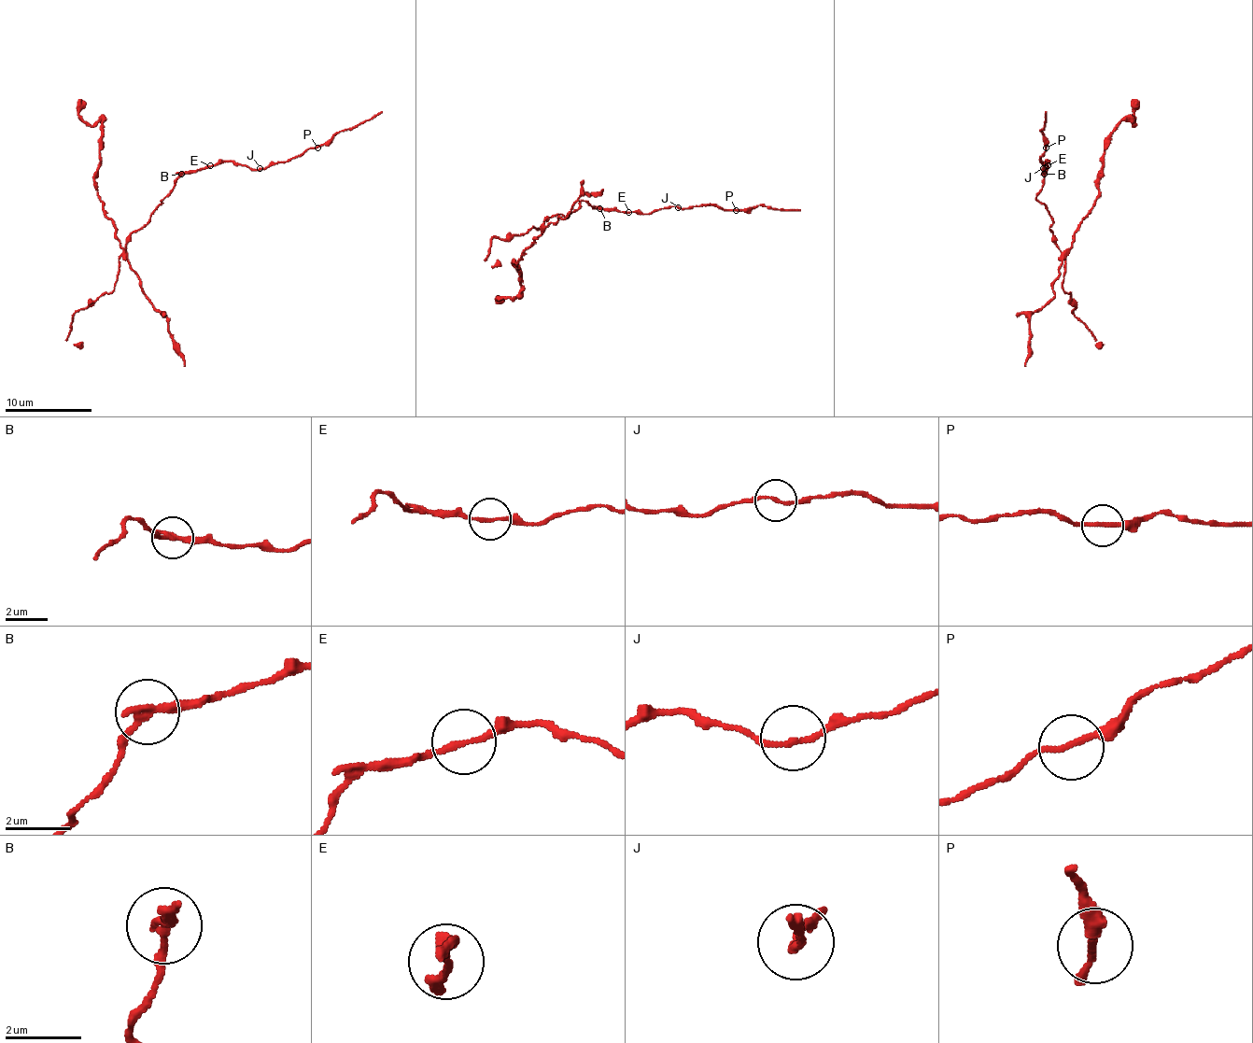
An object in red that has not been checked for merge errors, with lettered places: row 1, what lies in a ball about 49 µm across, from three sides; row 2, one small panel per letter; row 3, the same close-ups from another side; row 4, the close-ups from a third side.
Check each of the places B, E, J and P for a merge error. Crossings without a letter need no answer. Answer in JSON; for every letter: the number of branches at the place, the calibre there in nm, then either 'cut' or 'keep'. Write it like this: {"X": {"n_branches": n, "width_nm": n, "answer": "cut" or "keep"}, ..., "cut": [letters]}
{"B": {"n_branches": 2, "width_nm": 240, "answer": "cut"}, "E": {"n_branches": 2, "width_nm": 170, "answer": "keep"}, "J": {"n_branches": 2, "width_nm": 160, "answer": "keep"}, "P": {"n_branches": 2, "width_nm": 190, "answer": "keep"}, "cut": ["B"]}

